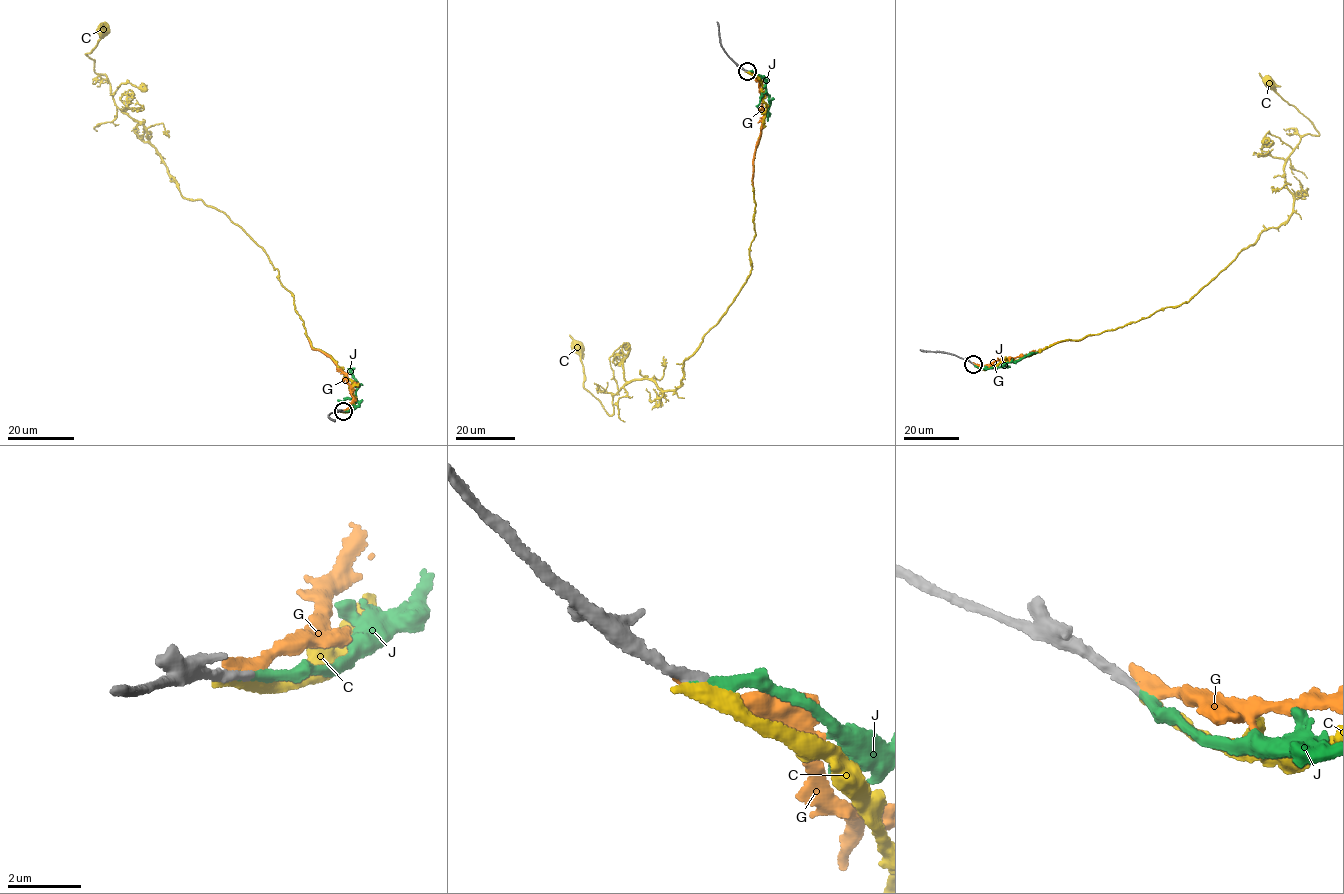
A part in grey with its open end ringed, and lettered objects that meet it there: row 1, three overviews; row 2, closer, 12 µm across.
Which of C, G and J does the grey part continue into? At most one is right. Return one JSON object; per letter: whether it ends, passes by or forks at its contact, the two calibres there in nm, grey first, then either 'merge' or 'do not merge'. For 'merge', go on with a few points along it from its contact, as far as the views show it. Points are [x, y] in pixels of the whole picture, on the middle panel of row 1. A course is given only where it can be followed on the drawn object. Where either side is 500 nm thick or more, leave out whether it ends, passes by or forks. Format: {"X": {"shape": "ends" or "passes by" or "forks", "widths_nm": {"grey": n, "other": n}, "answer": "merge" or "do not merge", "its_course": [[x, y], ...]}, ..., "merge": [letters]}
{"C": {"shape": "ends", "widths_nm": {"grey": 280, "other": 400}, "answer": "do not merge"}, "G": {"shape": "ends", "widths_nm": {"grey": 300, "other": 360}, "answer": "do not merge"}, "J": {"shape": "ends", "widths_nm": {"grey": 300, "other": 280}, "answer": "merge", "its_course": [[746, 71], [752, 70], [765, 79], [768, 121]]}, "merge": ["J"]}

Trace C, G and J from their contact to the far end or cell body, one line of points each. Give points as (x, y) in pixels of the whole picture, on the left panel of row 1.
C: (342, 411), (351, 381), (311, 345), (264, 250), (180, 194), (145, 127), (117, 106), (86, 54), (103, 30)
G: (342, 410), (349, 406), (352, 398), (346, 377), (327, 354), (311, 347), (307, 336)
J: (342, 411), (352, 410), (359, 403), (354, 397), (357, 387), (348, 368)

